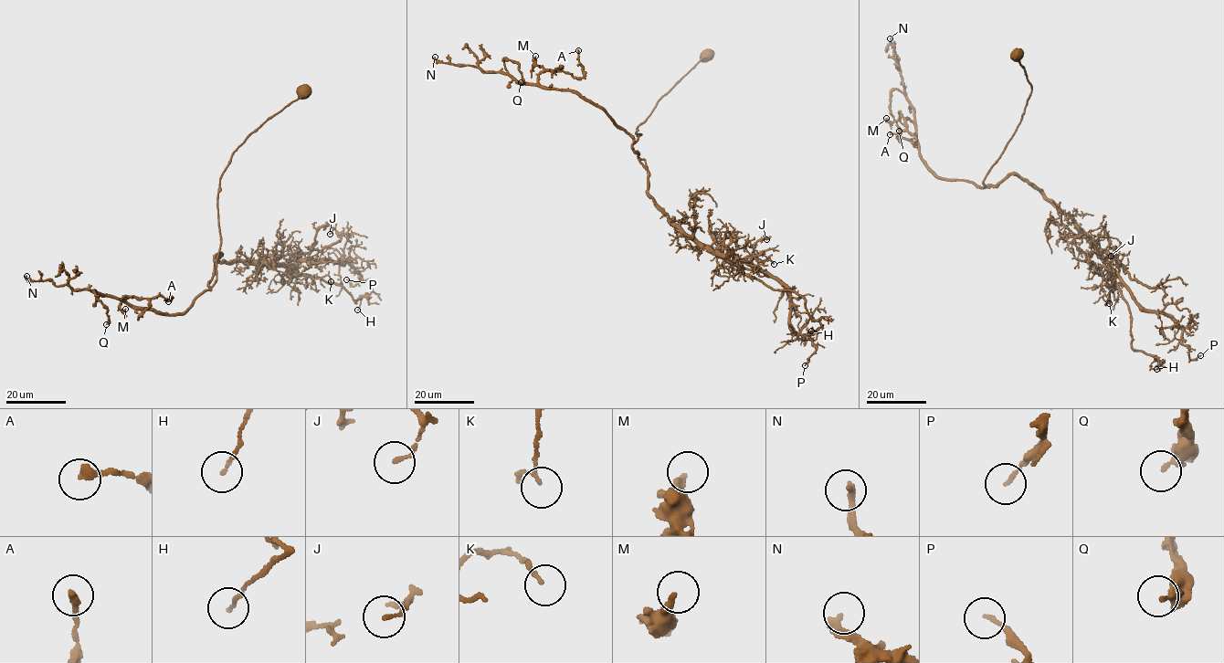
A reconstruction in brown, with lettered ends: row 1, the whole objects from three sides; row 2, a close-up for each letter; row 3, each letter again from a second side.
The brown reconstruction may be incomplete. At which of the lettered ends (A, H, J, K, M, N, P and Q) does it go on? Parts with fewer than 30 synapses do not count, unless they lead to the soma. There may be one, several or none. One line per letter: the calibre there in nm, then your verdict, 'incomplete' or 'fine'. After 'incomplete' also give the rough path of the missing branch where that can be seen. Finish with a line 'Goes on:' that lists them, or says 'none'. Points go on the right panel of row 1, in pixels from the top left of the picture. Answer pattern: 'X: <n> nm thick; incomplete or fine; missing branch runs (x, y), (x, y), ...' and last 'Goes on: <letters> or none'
A: 280 nm thick; fine
H: 110 nm thick; fine
J: 120 nm thick; fine
K: 90 nm thick; fine
M: 240 nm thick; fine
N: 240 nm thick; incomplete; missing branch runs (890, 38), (879, 17)
P: 120 nm thick; fine
Q: 320 nm thick; fine
Goes on: N

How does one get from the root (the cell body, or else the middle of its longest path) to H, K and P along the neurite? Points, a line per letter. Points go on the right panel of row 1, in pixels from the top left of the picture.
H: (1015, 53), (1031, 93), (983, 187), (1018, 174), (1068, 215), (1127, 303), (1132, 347), (1164, 361), (1156, 369)
K: (1015, 53), (1031, 93), (1019, 124), (983, 187), (1018, 174), (1068, 215), (1103, 263), (1109, 303)
P: (1015, 53), (1031, 93), (983, 187), (1012, 174), (1028, 182), (1141, 307), (1180, 327), (1189, 359), (1200, 355)

